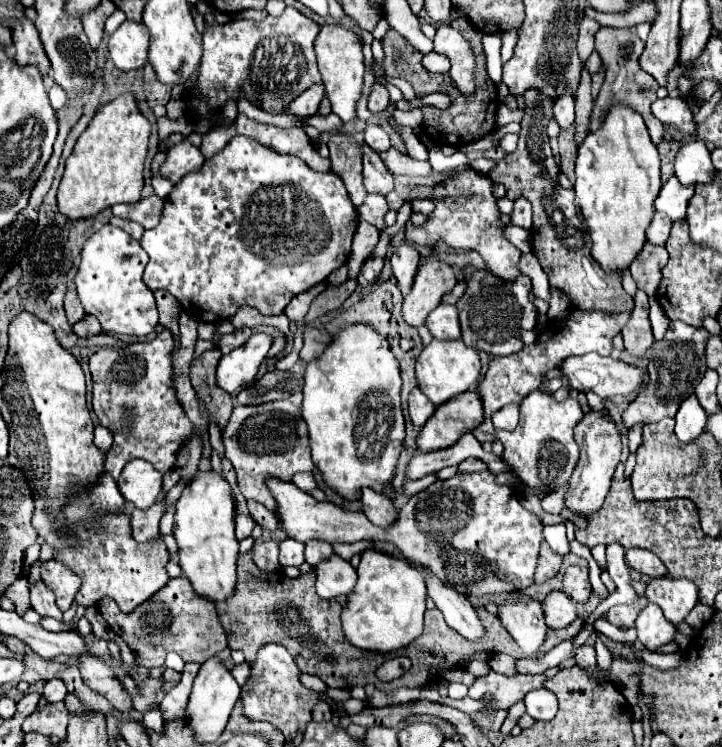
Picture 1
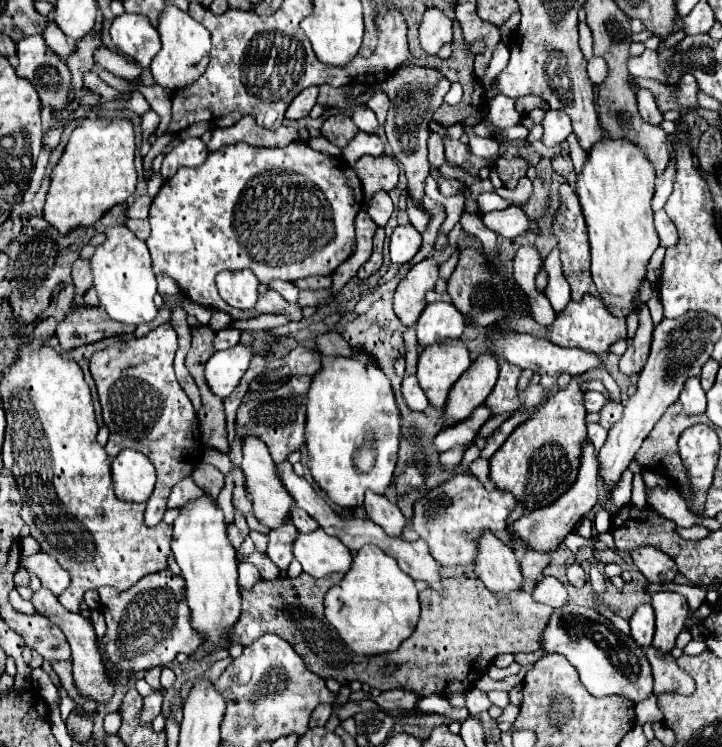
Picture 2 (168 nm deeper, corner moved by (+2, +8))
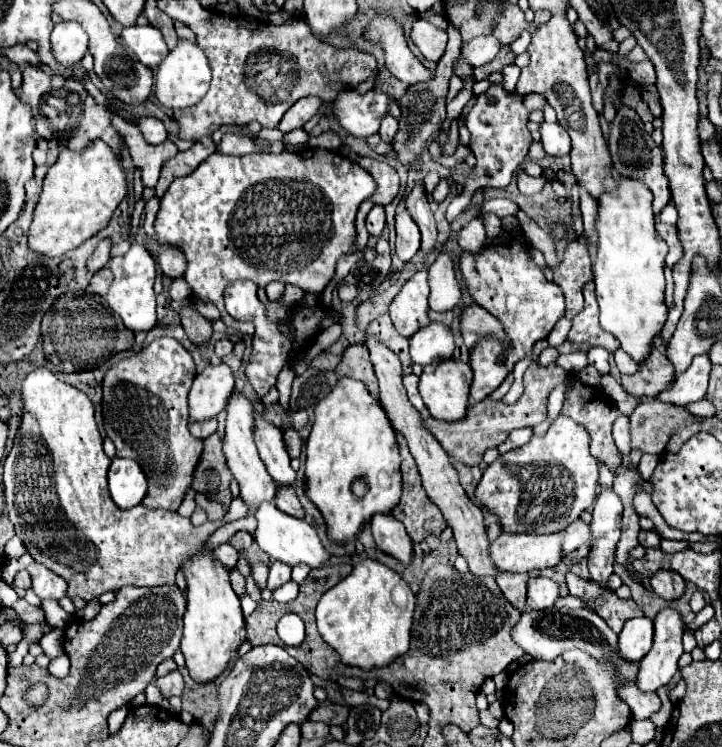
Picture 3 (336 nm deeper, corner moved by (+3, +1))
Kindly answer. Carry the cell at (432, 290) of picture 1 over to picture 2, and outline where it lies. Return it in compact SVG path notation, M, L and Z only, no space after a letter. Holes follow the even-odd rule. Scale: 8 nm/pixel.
M425 258L407 272L407 276L399 282L395 296L393 296L393 308L397 318L405 326L415 326L417 318L421 316L425 308L425 294L427 290L435 288L435 282L439 280L439 264L433 258Z

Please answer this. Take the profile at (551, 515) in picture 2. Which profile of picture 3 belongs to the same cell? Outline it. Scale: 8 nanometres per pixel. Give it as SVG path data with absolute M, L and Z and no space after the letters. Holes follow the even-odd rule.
M502 533L488 545L494 567L502 573L540 573L560 563L560 543L564 533L556 535L512 535Z

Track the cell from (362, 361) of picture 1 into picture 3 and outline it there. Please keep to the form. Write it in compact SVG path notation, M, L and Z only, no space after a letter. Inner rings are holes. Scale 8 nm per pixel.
M348 377L340 379L330 395L316 405L314 413L316 419L306 441L306 497L322 513L328 539L332 543L352 541L358 537L360 529L370 523L378 549L410 565L410 535L400 521L386 515L400 503L402 495L400 453L388 415L380 403L368 395L364 383Z

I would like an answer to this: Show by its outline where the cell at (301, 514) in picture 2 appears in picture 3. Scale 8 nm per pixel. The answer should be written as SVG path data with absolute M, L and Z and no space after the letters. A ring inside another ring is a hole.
M280 485L276 489L276 497L274 497L274 503L280 511L292 515L292 517L304 517L304 509L296 497L296 491L292 487L284 487Z

